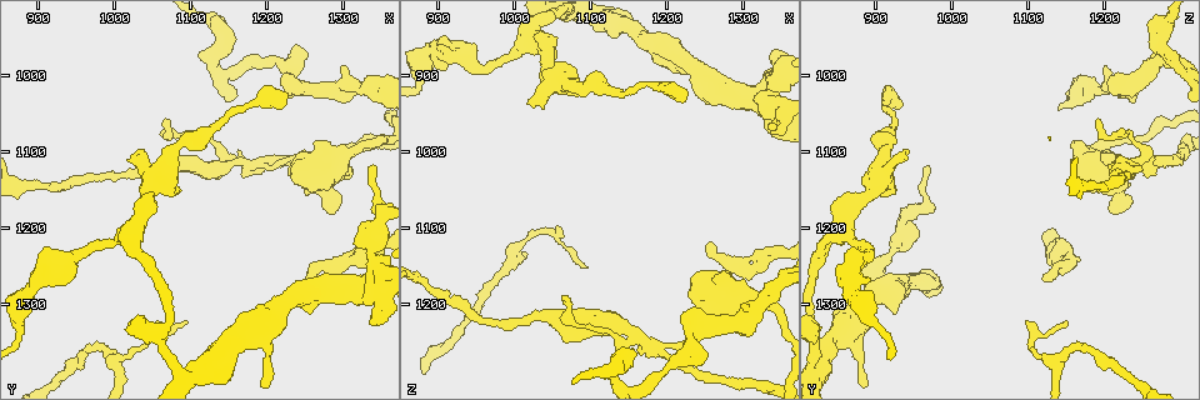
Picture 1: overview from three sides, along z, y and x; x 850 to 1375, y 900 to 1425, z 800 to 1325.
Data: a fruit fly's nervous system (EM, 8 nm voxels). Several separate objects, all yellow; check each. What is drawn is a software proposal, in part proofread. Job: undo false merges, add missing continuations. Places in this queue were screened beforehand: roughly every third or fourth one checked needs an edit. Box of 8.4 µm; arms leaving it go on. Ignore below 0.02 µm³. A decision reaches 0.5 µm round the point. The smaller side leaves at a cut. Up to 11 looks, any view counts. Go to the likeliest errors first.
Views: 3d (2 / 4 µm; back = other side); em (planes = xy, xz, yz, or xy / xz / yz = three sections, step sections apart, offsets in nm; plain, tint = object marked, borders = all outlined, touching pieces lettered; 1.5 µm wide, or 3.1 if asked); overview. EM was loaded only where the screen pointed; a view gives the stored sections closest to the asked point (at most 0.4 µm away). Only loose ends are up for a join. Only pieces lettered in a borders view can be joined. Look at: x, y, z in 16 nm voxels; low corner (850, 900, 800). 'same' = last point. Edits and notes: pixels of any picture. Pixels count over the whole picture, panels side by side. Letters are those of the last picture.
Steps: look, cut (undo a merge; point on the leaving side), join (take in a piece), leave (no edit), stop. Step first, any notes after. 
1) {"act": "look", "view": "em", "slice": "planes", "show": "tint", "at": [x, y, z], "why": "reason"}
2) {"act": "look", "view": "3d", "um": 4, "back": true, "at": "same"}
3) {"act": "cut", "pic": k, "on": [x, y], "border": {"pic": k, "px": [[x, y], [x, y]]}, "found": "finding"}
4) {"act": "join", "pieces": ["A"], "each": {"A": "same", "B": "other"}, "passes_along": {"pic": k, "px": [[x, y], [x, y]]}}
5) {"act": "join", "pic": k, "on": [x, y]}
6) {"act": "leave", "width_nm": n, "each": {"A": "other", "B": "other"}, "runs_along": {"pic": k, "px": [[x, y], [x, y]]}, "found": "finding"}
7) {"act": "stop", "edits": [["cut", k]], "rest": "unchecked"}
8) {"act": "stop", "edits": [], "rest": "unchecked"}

{"act": "look", "view": "3d", "um": 2, "at": [1150, 1115, 1235], "why": "abrupt turn"}

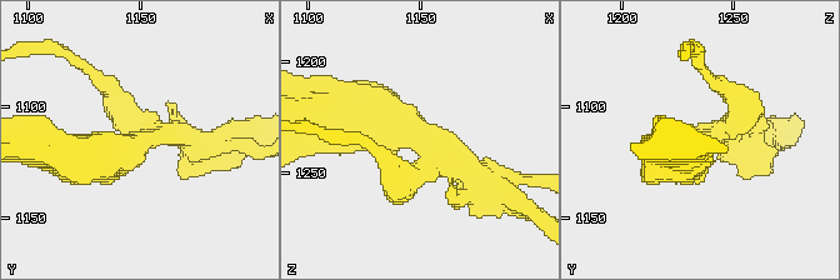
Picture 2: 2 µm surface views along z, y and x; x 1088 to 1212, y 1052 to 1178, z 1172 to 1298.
{"act": "look", "view": "em", "slice": "xz", "step": 8, "show": "tint", "at": [1154, 1115, 1237], "arms": 3}

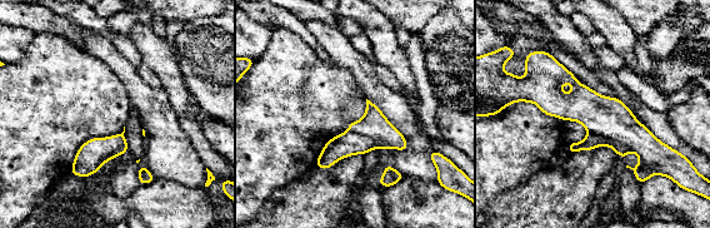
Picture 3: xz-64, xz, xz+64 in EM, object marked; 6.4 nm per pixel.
{"act": "look", "view": "em", "slice": "xy", "step": 4, "show": "borders", "at": "same", "why": "cut it another way"}

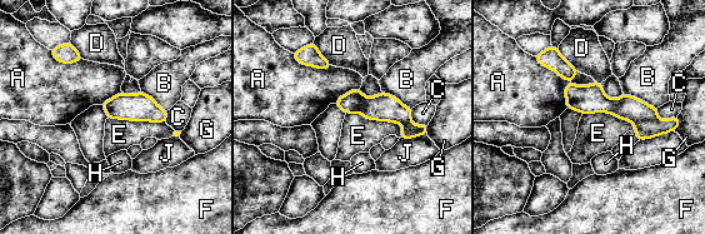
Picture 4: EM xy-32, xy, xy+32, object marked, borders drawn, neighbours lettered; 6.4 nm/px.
{"act": "cut", "pic": 4, "on": [644, 130], "each": {"A": "other", "B": "other", "C": "other", "D": "other", "E": "other", "F": "other", "G": "other", "H": "other", "J": "other"}, "border": {"pic": 4, "px": [[656, 119], [634, 123]]}, "found": "two neurons meet here"}

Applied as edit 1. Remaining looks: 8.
{"act": "look", "view": "overview", "why": "see it whole again"}

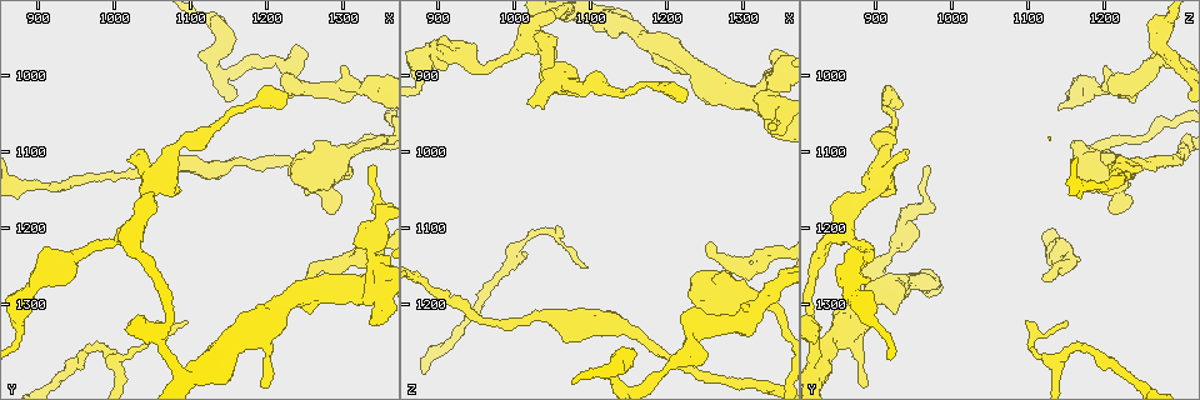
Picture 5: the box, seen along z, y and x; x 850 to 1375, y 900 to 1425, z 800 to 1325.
{"act": "look", "view": "3d", "um": 2, "at": [1310, 1130, 1240], "why": "an open end"}

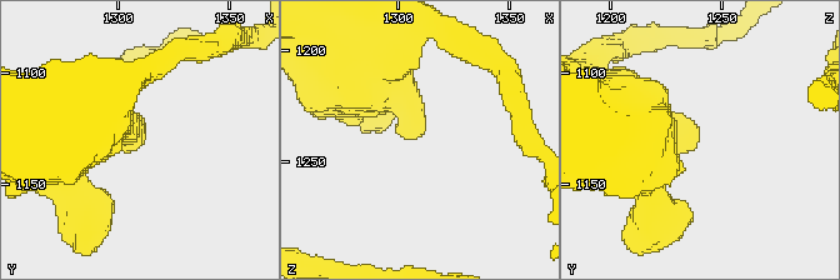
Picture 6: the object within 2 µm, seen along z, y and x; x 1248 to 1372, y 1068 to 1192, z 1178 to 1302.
{"act": "look", "view": "em", "slice": "xy", "step": 4, "show": "borders", "at": [1305, 1132, 1239], "why": "shape alone is not enough"}

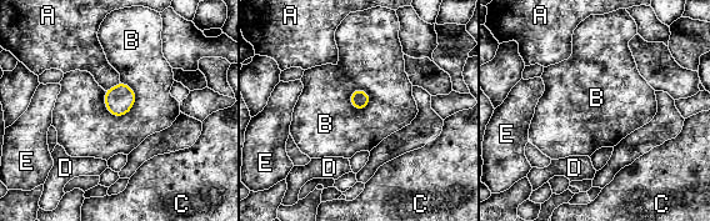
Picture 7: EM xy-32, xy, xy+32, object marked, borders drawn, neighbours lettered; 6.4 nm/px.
{"act": "leave", "each": {"A": "other", "B": "other", "C": "other", "D": "other", "E": "other"}, "border": {"pic": 7, "px": [[120, 81], [135, 101], [114, 116]]}, "found": "none of them fits"}

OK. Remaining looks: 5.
{"act": "look", "view": "em", "slice": "planes", "show": "borders", "at": [1035, 1095, 945], "why": "an open end"}

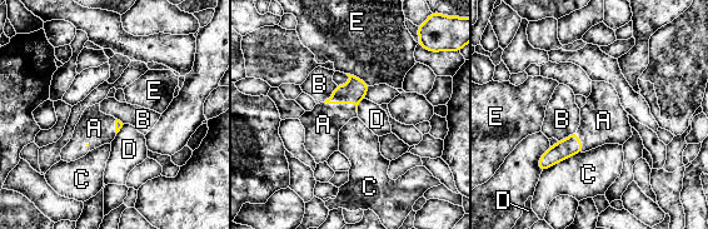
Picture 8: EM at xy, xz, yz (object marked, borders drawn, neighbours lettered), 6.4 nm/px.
{"act": "join", "pieces": ["A"], "each": {"A": "same", "B": "other", "C": "other", "D": "other", "E": "other"}, "found": "it goes on there"}

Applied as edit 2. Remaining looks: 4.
{"act": "look", "view": "3d", "um": 2, "at": [1095, 1325, 1150]}

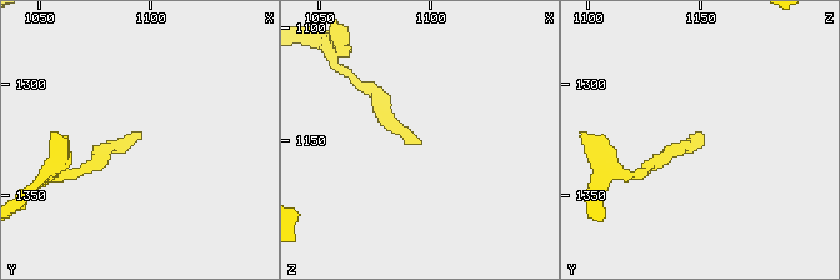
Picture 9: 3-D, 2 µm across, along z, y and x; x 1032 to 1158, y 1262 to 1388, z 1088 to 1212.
{"act": "look", "view": "em", "slice": "planes", "show": "borders", "at": [1094, 1324, 1152], "why": "need the tissue"}

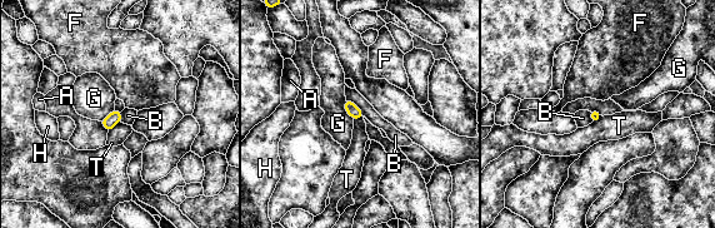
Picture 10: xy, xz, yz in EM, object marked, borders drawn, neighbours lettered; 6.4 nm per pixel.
{"act": "leave", "each": {"A": "other", "B": "other", "F": "other", "G": "other", "H": "other", "T": "other"}, "border": {"pic": 10, "px": [[120, 120], [109, 132]]}, "found": "no lettered piece goes on from it"}

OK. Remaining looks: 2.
{"act": "stop", "edits": [["cut", 4], ["join", 8]], "rest": "unchecked"}

